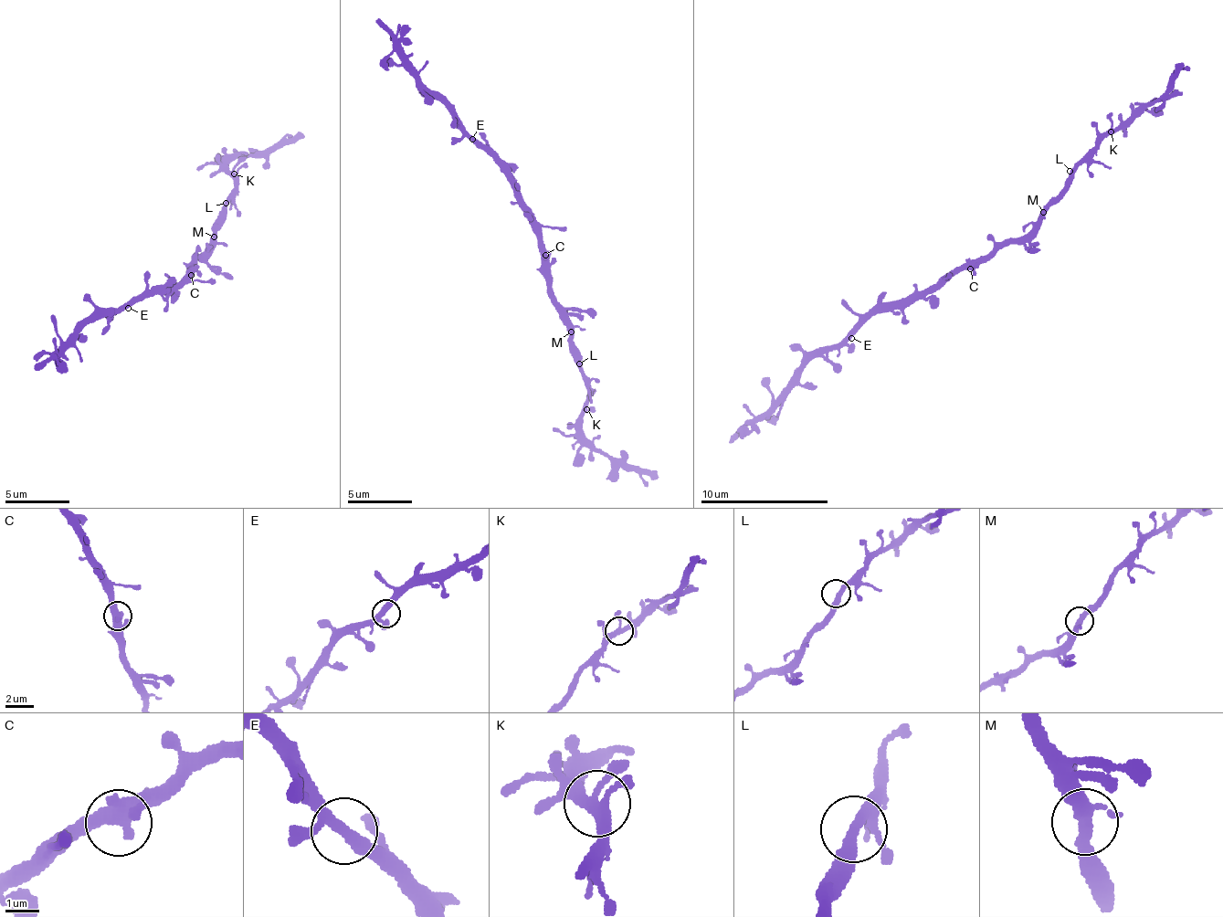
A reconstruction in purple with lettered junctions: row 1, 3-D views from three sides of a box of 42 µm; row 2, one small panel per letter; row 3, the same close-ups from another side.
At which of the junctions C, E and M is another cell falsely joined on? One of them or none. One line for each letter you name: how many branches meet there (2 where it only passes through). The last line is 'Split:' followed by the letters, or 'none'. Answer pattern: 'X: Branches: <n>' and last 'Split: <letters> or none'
Split: none

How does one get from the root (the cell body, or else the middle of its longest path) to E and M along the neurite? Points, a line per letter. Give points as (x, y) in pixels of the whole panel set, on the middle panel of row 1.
E: (546, 257), (516, 188), (489, 152), (472, 139)
M: (546, 257), (548, 283), (555, 301), (563, 310), (562, 317), (572, 333)

